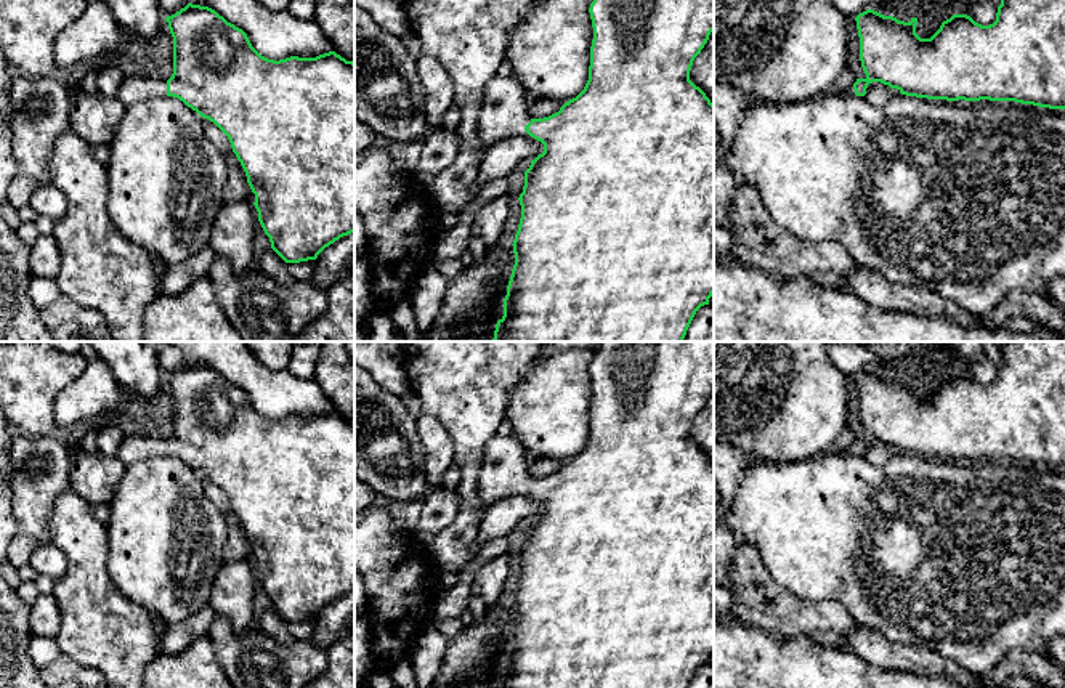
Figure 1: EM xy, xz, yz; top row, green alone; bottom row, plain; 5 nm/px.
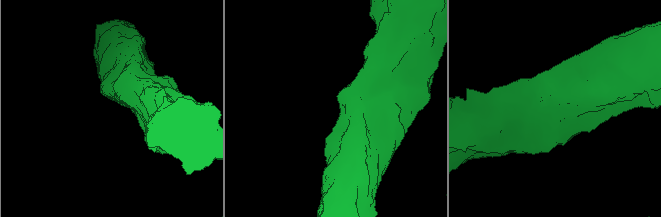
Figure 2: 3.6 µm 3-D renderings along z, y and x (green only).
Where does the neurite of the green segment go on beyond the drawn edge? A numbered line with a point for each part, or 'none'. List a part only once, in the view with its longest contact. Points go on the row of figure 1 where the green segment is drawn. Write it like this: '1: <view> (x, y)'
1: xz (502, 114)

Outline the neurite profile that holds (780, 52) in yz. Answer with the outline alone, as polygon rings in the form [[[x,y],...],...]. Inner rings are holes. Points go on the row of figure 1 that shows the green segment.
[[[714,0],[714,80],[771,106],[831,91],[848,59],[847,22],[831,0]]]

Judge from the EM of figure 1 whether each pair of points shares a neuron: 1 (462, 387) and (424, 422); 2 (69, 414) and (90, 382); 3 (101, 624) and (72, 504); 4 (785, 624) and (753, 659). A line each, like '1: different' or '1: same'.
1: different
2: same
3: same
4: different

